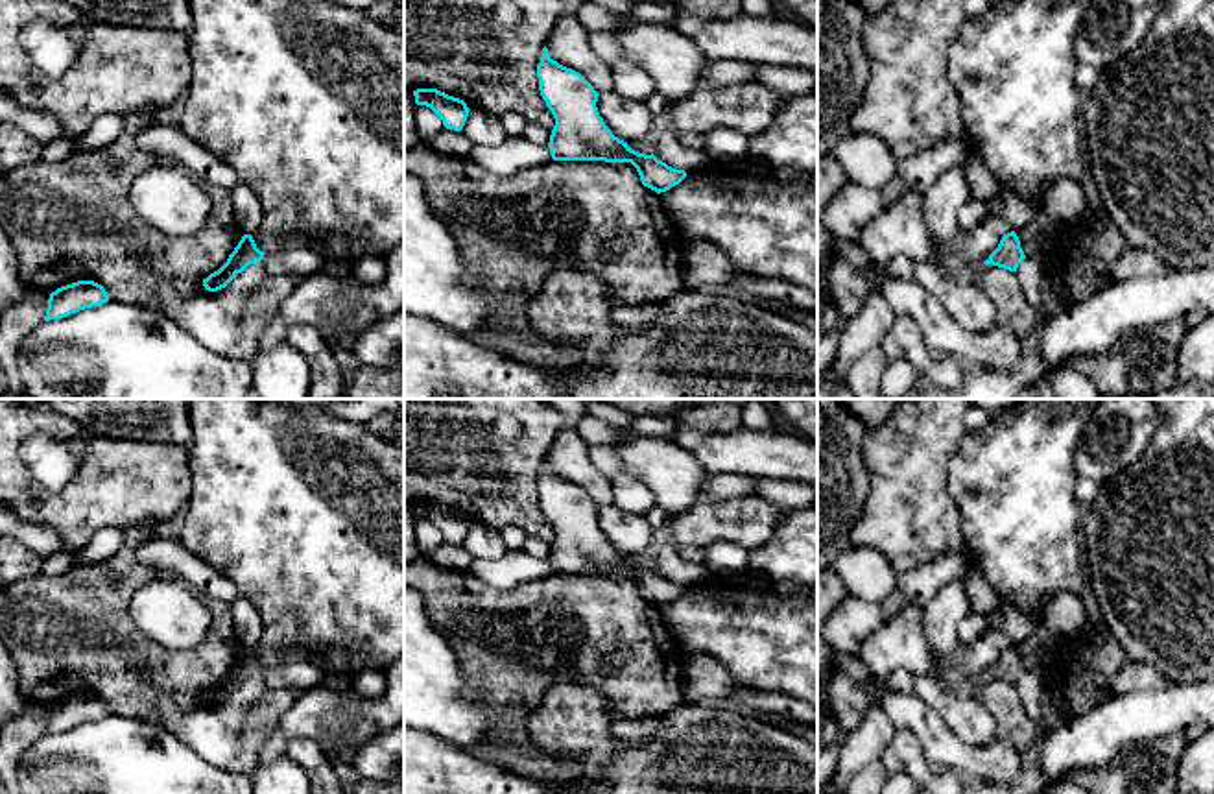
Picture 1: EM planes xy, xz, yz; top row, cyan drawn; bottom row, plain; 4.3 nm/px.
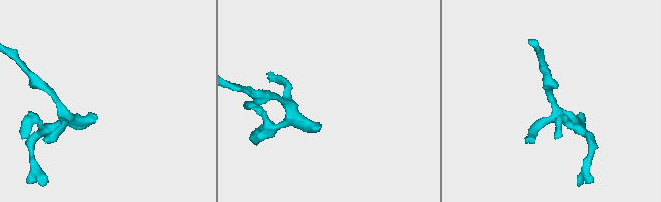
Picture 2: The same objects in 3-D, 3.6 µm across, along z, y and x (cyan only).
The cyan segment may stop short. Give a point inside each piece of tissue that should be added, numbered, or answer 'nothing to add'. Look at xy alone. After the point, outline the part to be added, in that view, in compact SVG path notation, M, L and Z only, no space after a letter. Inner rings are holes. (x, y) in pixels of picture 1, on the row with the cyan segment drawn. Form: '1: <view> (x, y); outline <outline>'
1: xy (301, 261); outline M295 247L279 253L266 253L260 264L271 275L295 275L306 277L321 273L328 257L310 247Z

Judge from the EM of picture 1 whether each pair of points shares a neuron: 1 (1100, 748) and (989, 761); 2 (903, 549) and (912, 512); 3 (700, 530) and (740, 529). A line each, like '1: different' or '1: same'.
1: different
2: same
3: same

